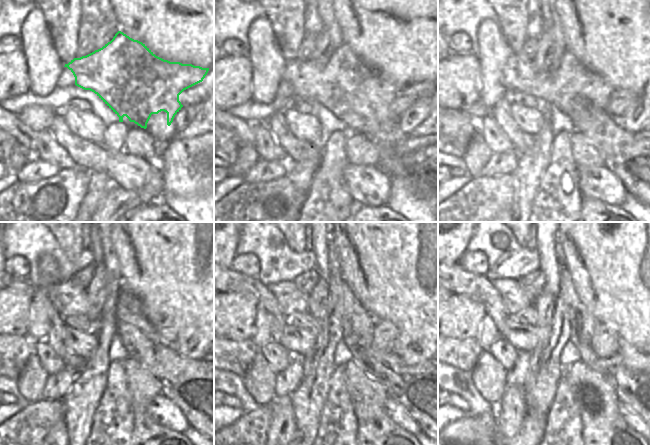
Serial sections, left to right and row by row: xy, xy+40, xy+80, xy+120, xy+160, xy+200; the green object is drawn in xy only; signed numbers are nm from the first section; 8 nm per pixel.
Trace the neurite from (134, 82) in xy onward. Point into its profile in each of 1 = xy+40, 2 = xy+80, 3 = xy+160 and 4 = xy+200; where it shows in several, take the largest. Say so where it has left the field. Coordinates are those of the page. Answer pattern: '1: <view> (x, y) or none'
1: xy+40 (343, 83)
2: xy+80 (570, 83)
3: xy+160 (291, 300)
4: xy+200 (514, 298)

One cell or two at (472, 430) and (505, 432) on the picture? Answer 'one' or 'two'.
two

